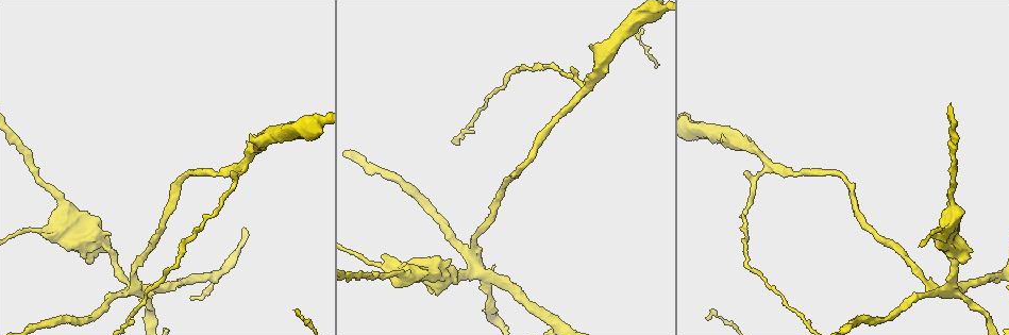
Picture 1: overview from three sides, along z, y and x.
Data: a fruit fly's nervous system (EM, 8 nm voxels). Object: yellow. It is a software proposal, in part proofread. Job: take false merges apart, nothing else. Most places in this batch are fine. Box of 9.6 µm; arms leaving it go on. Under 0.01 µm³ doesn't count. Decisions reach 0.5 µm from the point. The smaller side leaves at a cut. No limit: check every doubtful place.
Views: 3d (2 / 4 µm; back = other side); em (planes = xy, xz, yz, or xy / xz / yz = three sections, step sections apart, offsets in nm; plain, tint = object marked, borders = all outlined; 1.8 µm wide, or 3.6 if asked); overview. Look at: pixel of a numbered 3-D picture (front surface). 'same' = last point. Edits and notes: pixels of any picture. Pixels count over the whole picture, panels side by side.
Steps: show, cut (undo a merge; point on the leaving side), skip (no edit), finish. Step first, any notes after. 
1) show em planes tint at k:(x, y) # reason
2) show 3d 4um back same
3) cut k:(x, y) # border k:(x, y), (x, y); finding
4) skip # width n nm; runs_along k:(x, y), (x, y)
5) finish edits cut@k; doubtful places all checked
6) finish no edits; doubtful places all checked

show 3d 4um at 1:(96, 237) # four-way junction

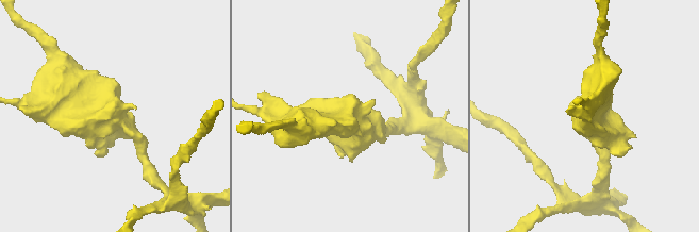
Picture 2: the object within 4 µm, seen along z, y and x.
show em xz step 8 tint at 2:(108, 114)

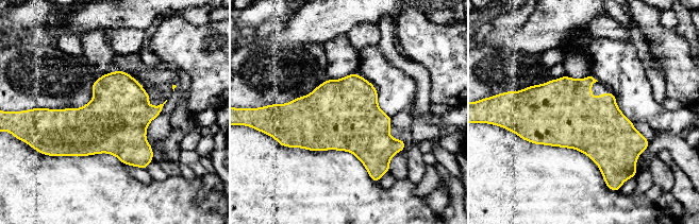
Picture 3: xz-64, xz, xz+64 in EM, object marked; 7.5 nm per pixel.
show em yz step 8 tint same

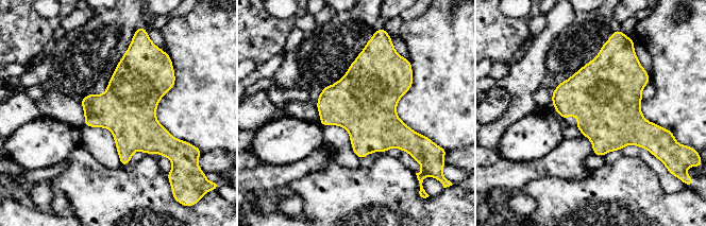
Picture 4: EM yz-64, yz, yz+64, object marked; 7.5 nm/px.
skip # one neuron here

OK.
show 3d 2um at 1:(947, 292) # abrupt turn

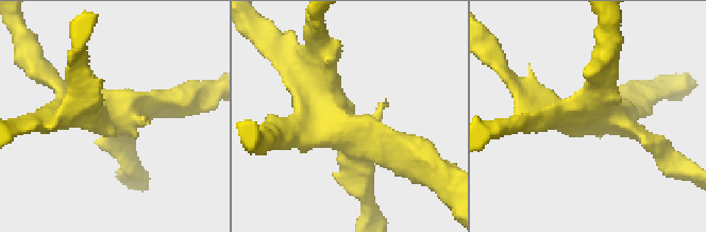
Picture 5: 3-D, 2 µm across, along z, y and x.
show em xz step 8 tint at 5:(330, 114)

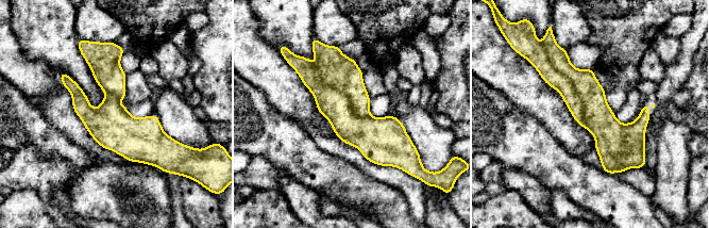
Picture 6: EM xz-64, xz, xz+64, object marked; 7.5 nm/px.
cut 6:(598, 115) # a second neuron is stuck on

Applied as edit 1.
finish edits cut@6; doubtful places all checked

